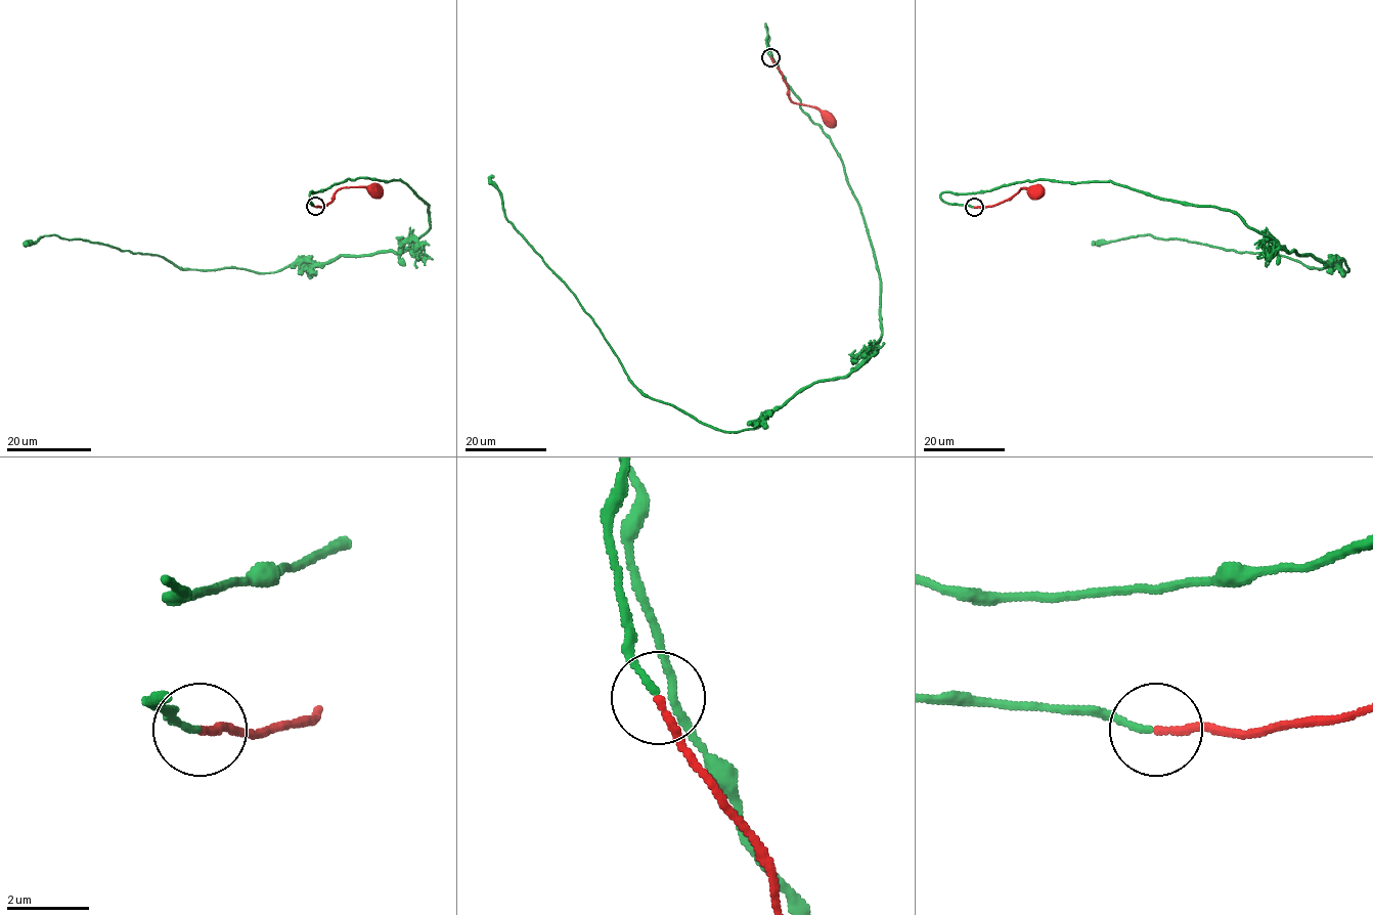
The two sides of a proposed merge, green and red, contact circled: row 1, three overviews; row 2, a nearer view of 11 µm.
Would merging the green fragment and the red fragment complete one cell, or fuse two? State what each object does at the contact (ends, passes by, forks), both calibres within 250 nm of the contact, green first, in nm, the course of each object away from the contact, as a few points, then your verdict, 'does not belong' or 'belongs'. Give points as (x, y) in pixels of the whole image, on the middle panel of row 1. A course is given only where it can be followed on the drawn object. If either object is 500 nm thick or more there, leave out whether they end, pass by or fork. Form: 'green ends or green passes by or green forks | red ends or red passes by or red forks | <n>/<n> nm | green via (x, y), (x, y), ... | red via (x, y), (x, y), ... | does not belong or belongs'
green ends | red ends | 150/190 nm | green via (771, 56), (765, 24), (859, 207), (881, 336), (754, 428), (647, 396), (504, 215), (492, 175) | red via (771, 57), (788, 87), (789, 97), (793, 102), (817, 107), (835, 126) | belongs

